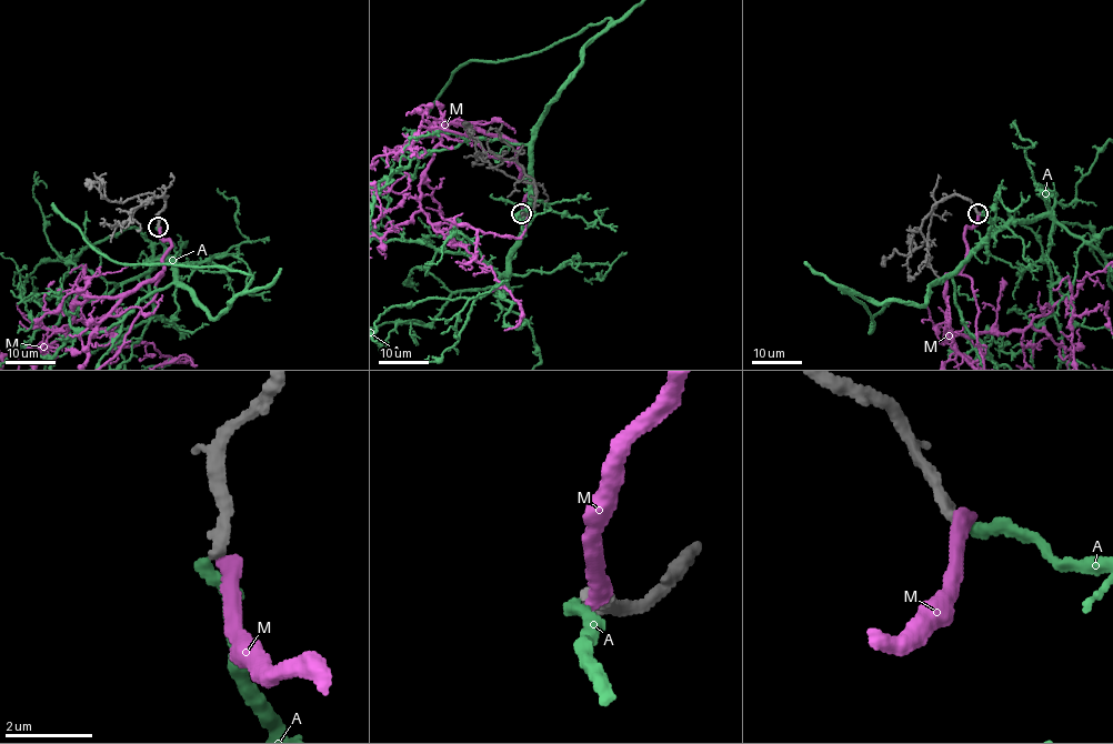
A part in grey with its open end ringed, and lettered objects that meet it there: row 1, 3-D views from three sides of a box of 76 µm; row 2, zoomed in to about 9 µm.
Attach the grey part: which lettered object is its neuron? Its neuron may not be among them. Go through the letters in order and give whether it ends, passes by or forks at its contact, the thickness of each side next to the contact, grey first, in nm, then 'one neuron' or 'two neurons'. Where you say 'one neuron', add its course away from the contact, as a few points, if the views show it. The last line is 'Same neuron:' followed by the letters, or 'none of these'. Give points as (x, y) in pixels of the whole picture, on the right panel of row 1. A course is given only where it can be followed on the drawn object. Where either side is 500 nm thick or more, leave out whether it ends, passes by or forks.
A: it ends there; 260 nm thick on the grey side, 280 nm on the other; two neurons
M: it ends there; 280 nm thick on the grey side, 360 nm on the other; two neurons
Same neuron: none of these

